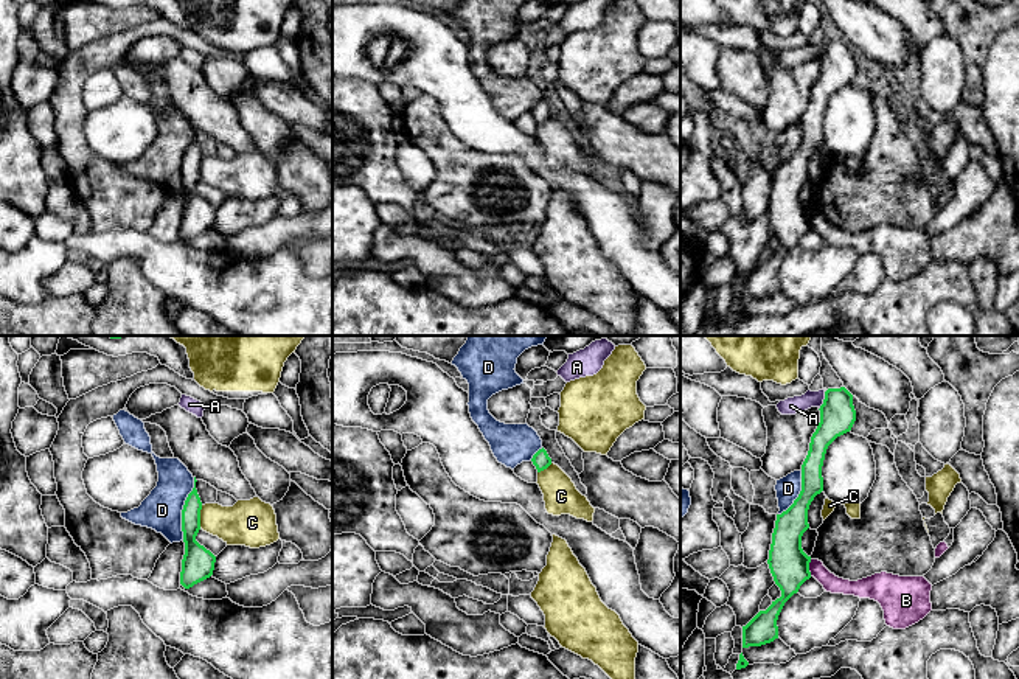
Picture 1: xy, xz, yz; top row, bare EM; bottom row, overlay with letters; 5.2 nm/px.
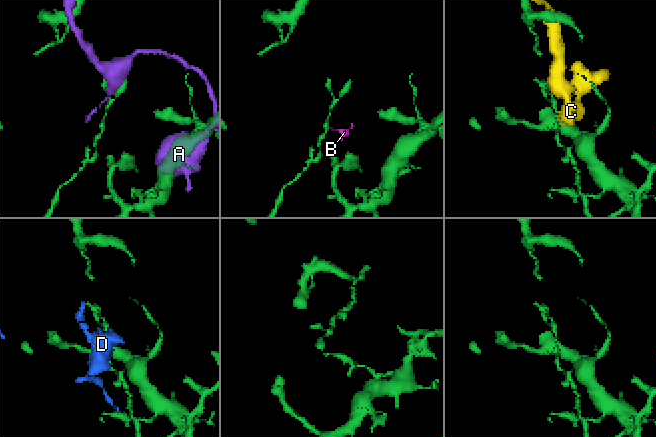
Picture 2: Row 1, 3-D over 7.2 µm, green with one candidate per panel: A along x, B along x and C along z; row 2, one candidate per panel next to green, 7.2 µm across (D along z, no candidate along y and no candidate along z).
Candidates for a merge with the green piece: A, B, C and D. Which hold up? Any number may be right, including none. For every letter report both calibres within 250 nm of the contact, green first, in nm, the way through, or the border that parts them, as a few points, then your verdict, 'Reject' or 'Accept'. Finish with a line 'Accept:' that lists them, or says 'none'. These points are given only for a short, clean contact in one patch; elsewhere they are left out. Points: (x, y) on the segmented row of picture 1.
A: Thickness 190 nm (green) against 90 nm. Reject
B: Thickness 200 nm (green) against 90 nm. Boundary: yz (811, 560), (810, 575). Reject
C: Thickness 170 nm (green) against 220 nm. Reject
D: Thickness 120 nm (green) against 200 nm. Reject
Accept: none

